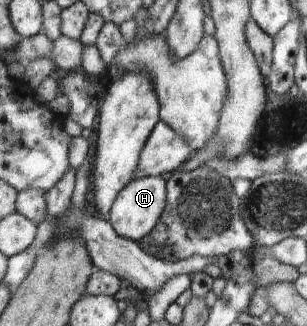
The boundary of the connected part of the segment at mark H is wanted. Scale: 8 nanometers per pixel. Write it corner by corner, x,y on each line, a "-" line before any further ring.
162,176
131,179
113,201
108,221
113,230
123,238
137,242
146,240
154,226
161,220
166,208
166,178

